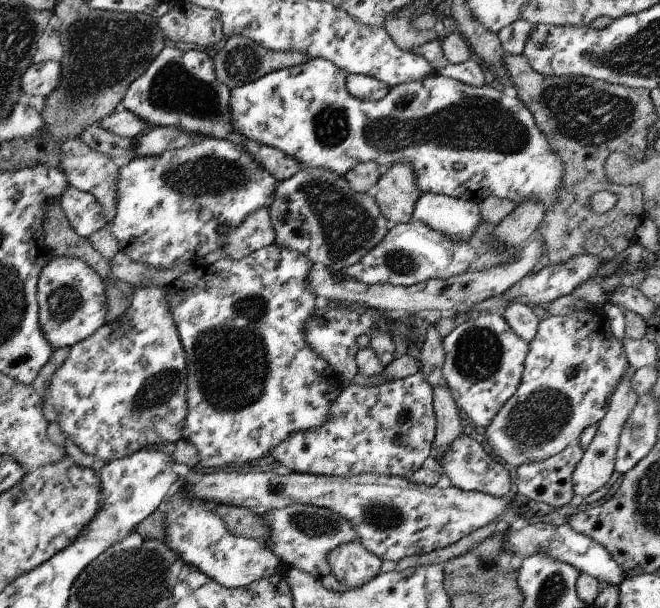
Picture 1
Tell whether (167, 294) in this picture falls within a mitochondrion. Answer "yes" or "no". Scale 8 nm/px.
no

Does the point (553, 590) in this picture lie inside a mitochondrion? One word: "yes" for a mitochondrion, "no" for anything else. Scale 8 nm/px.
yes

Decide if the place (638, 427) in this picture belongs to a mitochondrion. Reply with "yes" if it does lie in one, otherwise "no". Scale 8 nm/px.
yes

